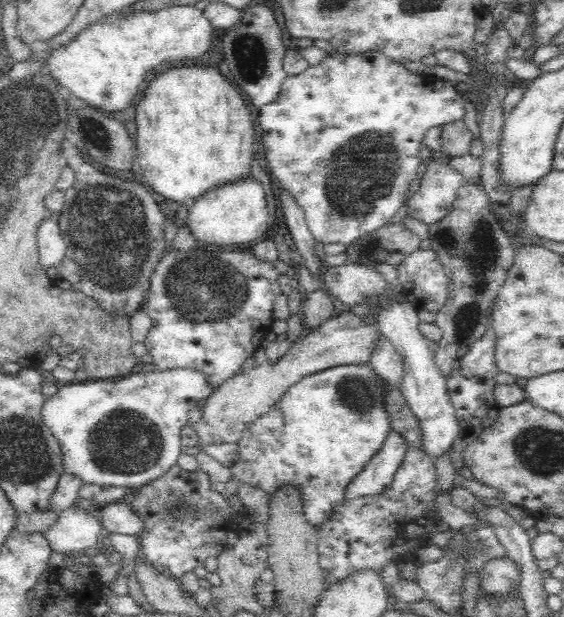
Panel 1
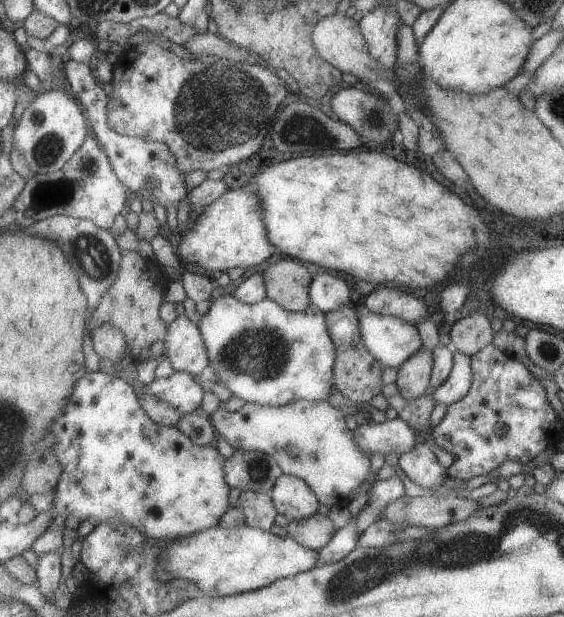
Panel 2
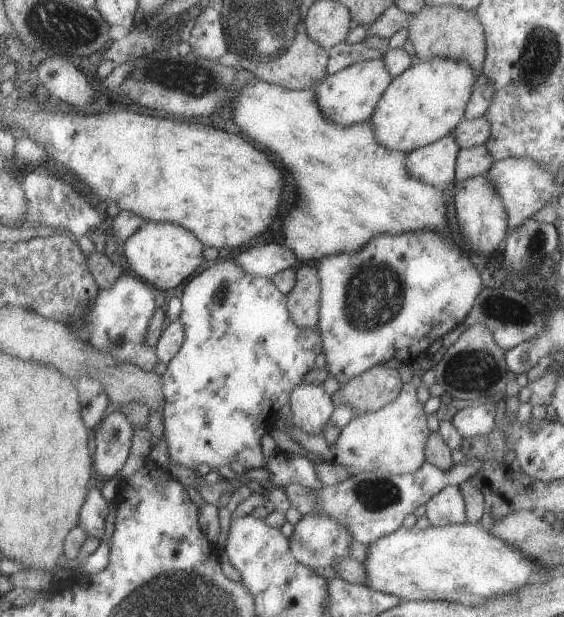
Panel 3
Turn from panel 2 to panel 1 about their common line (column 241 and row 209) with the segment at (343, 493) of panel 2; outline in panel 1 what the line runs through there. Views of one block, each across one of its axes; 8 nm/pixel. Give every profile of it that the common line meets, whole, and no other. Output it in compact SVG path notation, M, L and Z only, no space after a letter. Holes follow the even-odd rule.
M431 159L425 169L418 191L408 200L407 215L430 226L448 214L458 188L468 181L440 159Z

